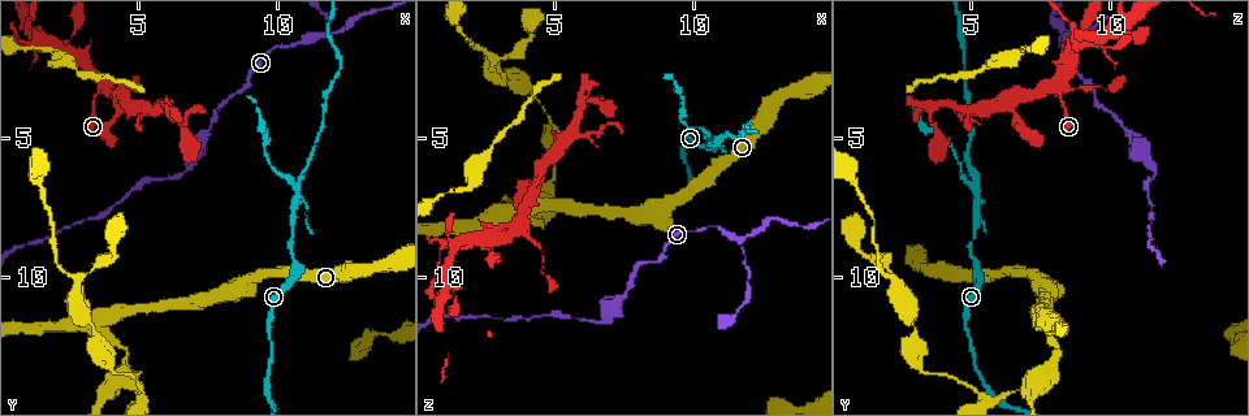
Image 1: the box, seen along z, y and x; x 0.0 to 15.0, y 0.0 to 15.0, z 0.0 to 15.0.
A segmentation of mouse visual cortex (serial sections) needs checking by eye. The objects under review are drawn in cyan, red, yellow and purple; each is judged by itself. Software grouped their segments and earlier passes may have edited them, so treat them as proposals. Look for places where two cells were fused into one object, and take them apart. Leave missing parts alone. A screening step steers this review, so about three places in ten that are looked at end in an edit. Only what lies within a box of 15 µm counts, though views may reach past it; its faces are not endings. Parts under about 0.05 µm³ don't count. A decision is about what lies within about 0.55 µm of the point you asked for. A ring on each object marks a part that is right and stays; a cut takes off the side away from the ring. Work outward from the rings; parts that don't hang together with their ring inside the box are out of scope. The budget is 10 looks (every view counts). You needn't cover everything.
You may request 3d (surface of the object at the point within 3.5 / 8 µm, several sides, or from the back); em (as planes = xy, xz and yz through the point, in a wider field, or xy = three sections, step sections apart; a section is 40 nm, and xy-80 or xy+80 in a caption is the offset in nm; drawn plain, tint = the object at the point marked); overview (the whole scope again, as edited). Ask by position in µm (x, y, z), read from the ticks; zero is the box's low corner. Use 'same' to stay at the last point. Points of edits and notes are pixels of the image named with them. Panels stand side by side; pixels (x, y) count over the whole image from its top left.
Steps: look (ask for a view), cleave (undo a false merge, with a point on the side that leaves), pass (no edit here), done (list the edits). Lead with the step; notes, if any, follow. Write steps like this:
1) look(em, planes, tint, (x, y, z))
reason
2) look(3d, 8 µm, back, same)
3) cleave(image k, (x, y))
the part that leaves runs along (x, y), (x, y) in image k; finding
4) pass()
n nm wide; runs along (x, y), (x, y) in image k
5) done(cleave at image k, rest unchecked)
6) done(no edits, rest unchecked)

look(3d, 3.5 µm, (1.0, 1.1, 10.0))
thick turns thin

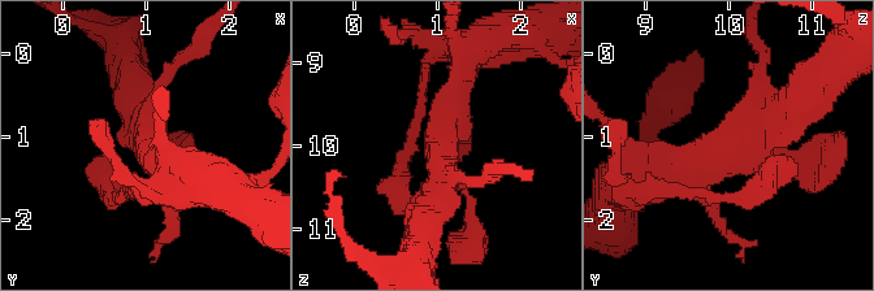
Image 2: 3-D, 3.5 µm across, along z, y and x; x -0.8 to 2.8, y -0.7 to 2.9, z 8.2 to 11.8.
look(em, xy, step 1, tint, (1.00, 1.10, 10.05))
4 arms; arms of 150, 150, 300, 400 nm

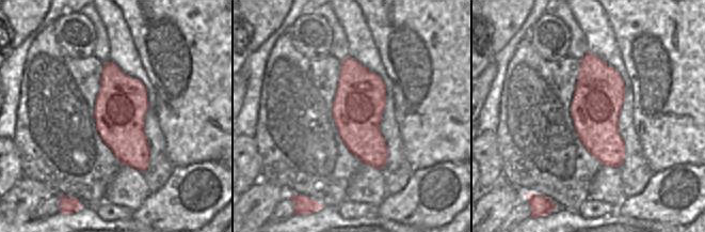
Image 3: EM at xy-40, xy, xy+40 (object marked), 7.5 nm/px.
pass()
runs along (653, 164), (706, 160), (796, 99) in image 2; one cell here

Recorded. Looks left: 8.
look(3d, 3.5 µm, (4.5, 3.2, 9.0))

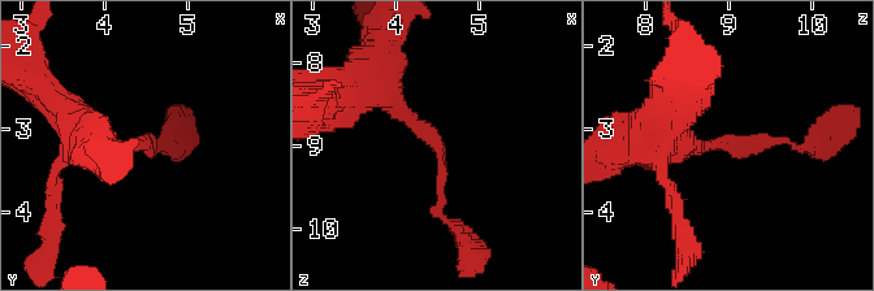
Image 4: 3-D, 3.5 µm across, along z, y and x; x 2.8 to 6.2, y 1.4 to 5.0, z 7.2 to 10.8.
look(em, planes, tint, (4.50, 3.20, 9.00))
arms of 100, 350 nm

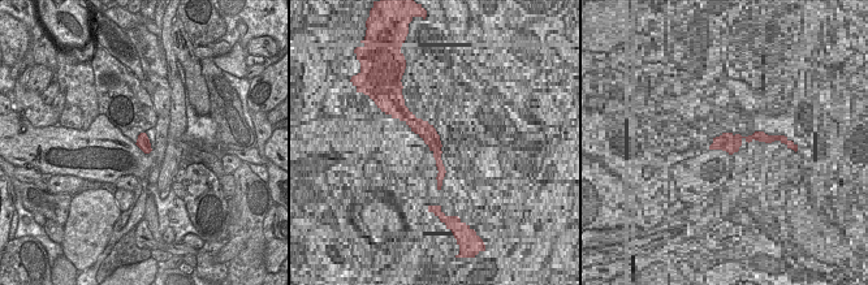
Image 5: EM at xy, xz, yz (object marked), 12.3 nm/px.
pass()
runs along (372, 81), (436, 140), (444, 220) in image 4; all the same cell

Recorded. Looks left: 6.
look(3d, 8 µm, (3.7, 12.0, 7.8))
abrupt turn

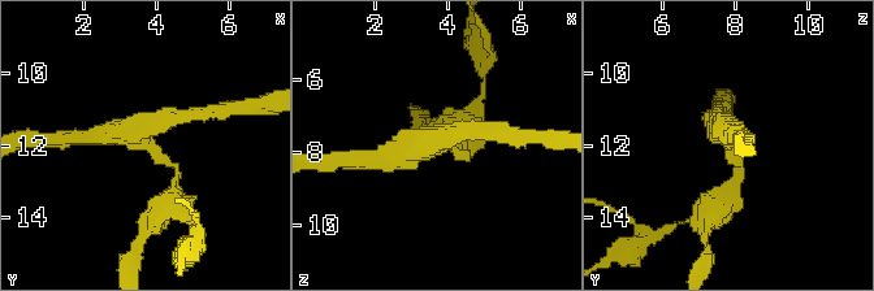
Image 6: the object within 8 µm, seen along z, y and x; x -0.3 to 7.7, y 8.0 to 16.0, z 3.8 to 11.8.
look(em, xy, step 5, tint, same)
shape alone is not enough

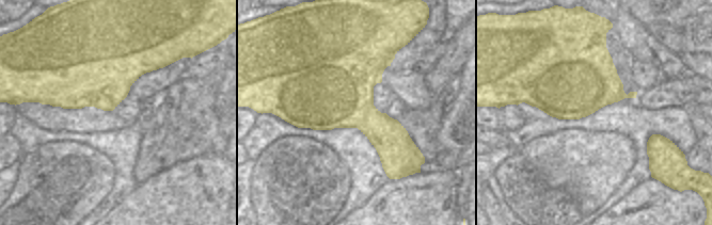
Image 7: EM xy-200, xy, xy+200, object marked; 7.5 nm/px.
pass()
runs along (717, 116), (735, 160) in image 6; one cell here

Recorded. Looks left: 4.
look(3d, 3.5 µm, (5.2, 14.3, 5.3))
calibre changes

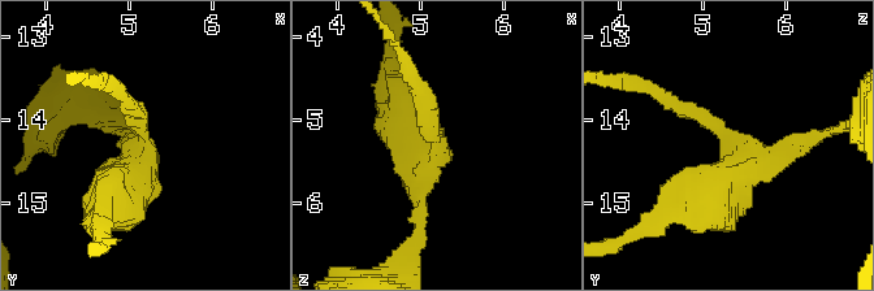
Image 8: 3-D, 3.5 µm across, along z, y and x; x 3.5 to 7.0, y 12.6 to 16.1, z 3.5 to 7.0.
look(em, planes, tint, (5.20, 14.20, 5.20))
arms of 200, 250 nm

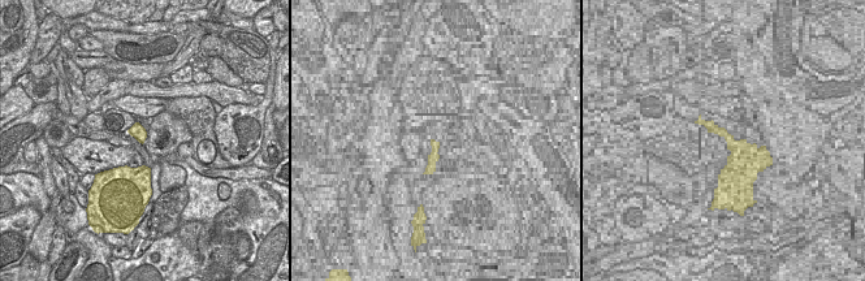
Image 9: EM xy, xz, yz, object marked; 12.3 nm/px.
look(em, xy, step 1, tint, same)

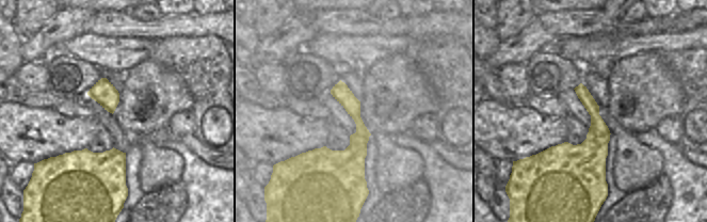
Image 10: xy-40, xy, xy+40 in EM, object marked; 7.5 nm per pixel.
pass()
runs along (788, 147), (754, 164), (658, 91) in image 8; all the same cell

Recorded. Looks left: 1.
done(no edits, rest unchecked)

